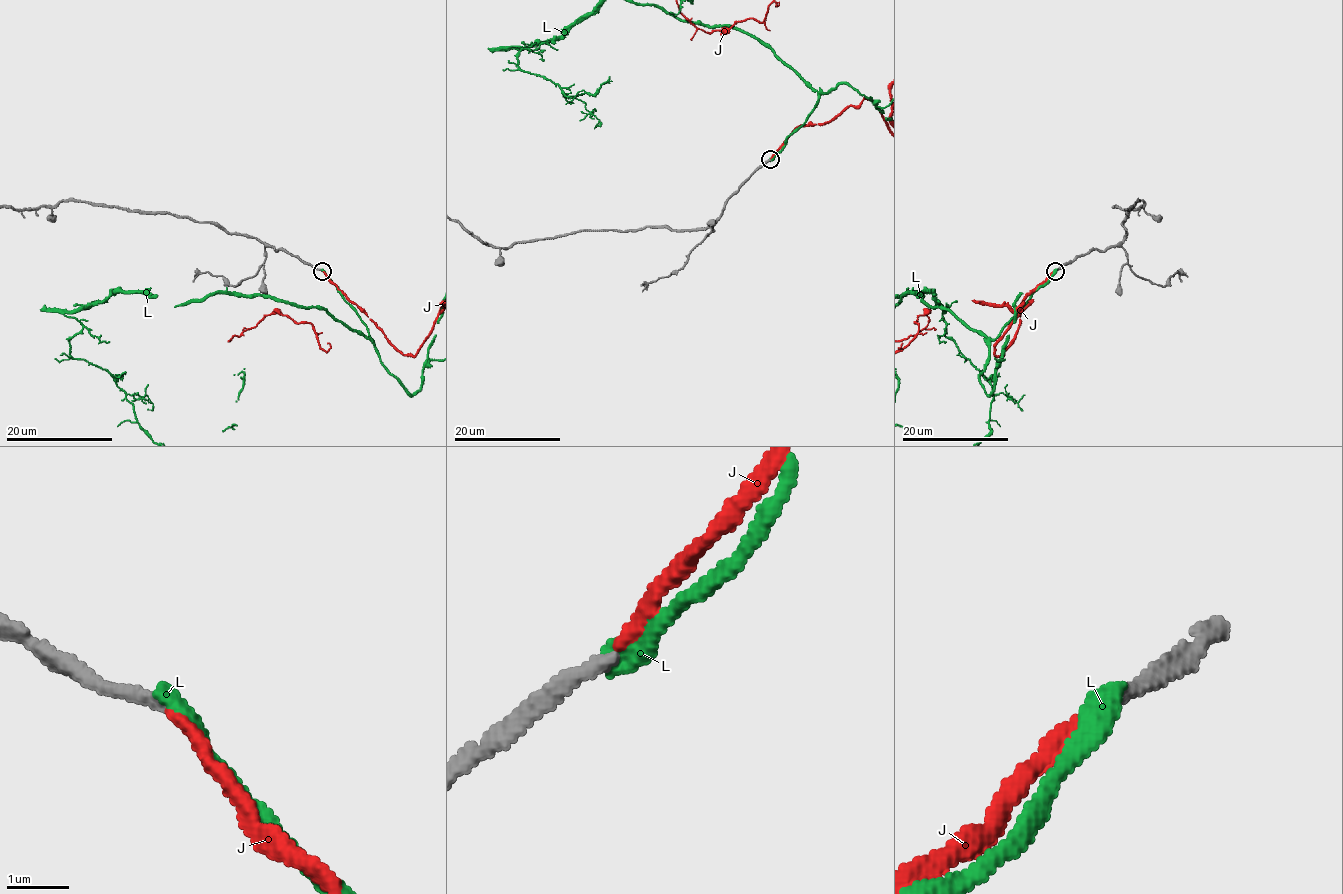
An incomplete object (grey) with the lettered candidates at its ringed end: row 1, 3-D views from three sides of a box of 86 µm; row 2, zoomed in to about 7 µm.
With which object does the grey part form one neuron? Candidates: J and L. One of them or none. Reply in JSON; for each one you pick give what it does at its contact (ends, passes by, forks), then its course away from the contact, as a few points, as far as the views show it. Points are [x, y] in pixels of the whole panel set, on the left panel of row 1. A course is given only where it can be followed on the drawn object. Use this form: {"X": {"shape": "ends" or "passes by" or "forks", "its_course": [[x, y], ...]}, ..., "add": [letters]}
{"J": {"shape": "ends"}, "add": ["J"]}

